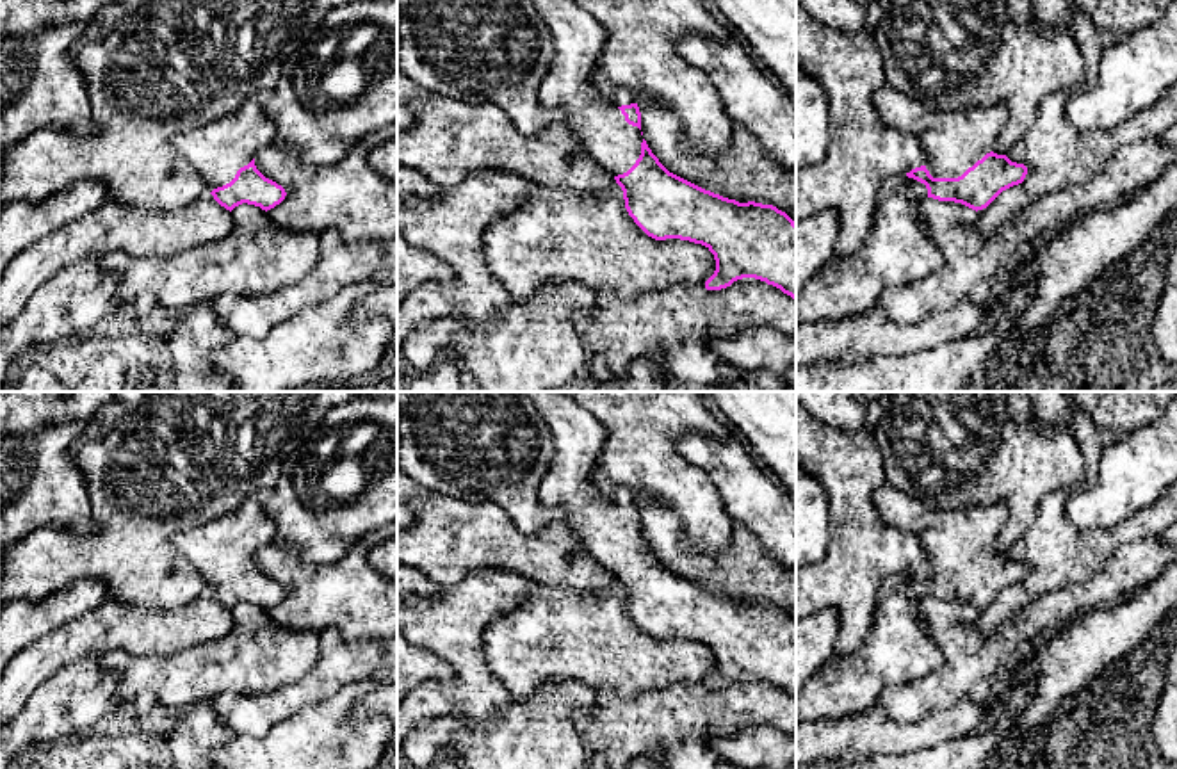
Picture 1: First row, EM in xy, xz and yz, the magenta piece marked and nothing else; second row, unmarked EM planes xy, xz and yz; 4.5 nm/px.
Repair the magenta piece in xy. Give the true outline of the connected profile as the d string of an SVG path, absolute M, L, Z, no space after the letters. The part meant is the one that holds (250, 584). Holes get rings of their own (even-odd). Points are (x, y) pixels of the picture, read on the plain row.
M255 495L228 514L176 534L173 543L221 605L231 611L248 602L267 611L287 591L256 568L253 555L274 536L276 523L264 511L264 495Z

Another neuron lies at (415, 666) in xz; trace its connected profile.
M397 632L397 705L411 689L429 680L451 684L451 668Z

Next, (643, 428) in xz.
M568 392L605 429L591 479L611 497L627 488L634 502L650 497L673 511L682 532L702 552L730 543L734 520L709 475L687 461L677 441L687 431L732 438L703 406L702 392Z

